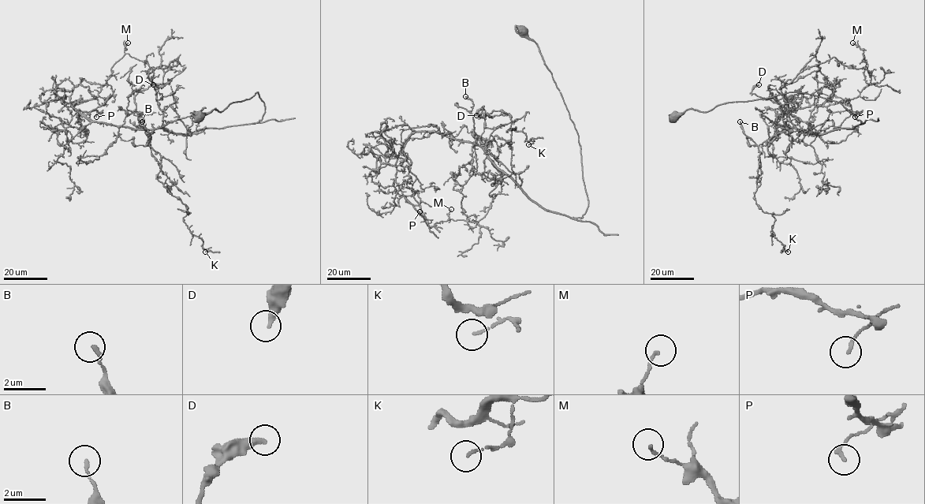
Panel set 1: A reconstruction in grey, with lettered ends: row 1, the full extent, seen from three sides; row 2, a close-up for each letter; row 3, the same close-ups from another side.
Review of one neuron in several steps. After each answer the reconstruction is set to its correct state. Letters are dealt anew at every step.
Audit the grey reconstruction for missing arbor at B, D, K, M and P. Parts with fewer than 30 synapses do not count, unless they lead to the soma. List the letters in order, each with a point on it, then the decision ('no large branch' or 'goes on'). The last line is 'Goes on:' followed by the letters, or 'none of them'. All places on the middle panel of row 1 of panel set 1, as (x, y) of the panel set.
B: (465, 96) | no large branch
D: (476, 115) | no large branch
K: (528, 144) | no large branch
M: (451, 209) | no large branch
P: (419, 211) | no large branch
Goes on: none of them

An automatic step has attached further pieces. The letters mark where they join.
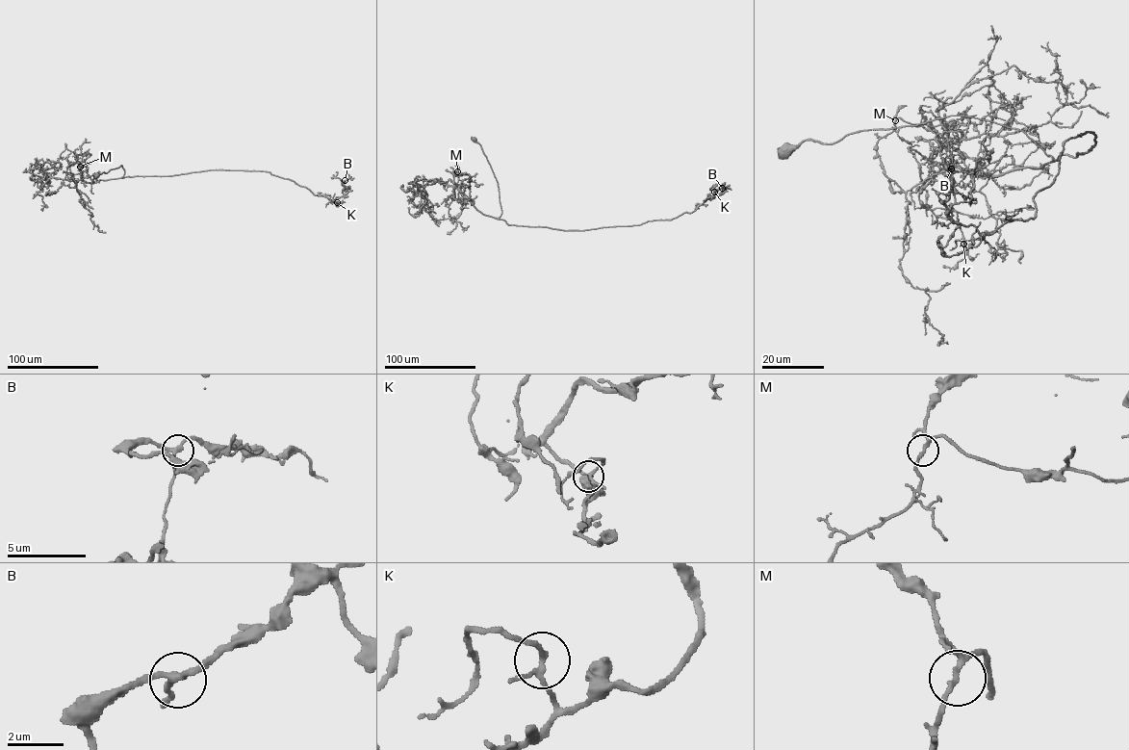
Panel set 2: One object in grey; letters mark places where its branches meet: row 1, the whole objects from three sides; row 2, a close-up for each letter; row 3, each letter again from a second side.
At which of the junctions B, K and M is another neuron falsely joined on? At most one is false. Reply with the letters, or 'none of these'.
none of these

